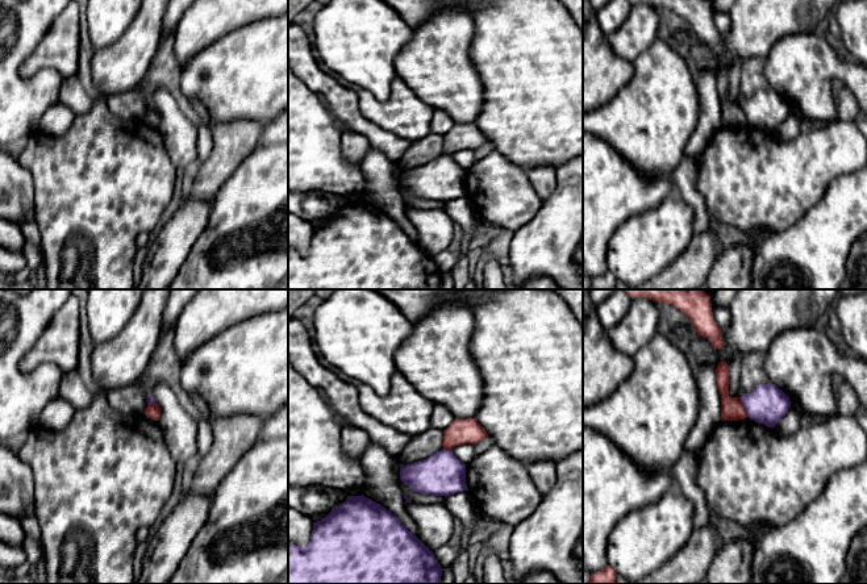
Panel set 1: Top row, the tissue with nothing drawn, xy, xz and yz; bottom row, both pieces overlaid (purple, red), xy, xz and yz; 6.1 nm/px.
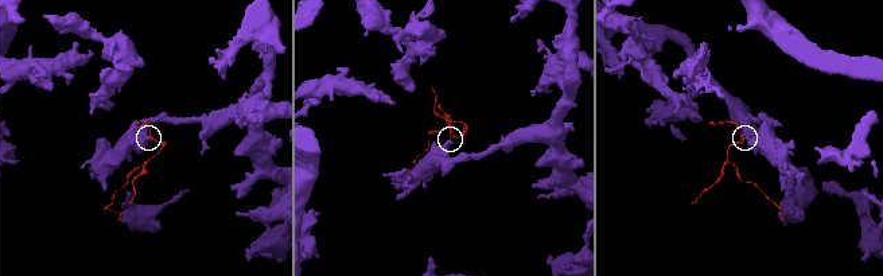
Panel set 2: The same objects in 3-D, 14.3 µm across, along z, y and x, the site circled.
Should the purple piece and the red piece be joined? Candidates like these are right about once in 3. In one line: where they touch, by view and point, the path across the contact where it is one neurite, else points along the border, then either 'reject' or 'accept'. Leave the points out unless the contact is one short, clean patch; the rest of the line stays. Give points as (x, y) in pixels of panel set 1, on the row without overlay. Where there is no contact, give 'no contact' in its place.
meets purple in yz at (743, 112); border along yz (740, 103), (747, 121); reject

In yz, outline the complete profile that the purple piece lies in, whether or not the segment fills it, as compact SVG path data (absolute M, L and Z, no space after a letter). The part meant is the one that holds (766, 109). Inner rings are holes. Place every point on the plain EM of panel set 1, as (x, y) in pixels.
M771 88L756 91L741 107L749 124L768 133L775 133L791 112L789 103Z

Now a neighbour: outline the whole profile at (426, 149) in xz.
M430 133L426 137L413 142L399 162L399 168L407 171L426 164L442 155L443 141L443 135Z

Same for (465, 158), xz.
M463 149L454 153L451 157L466 171L468 171L478 160L472 149Z

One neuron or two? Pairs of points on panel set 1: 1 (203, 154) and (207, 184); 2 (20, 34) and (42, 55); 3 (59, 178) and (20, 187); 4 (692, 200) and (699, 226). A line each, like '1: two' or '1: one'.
1: two
2: two
3: two
4: one

